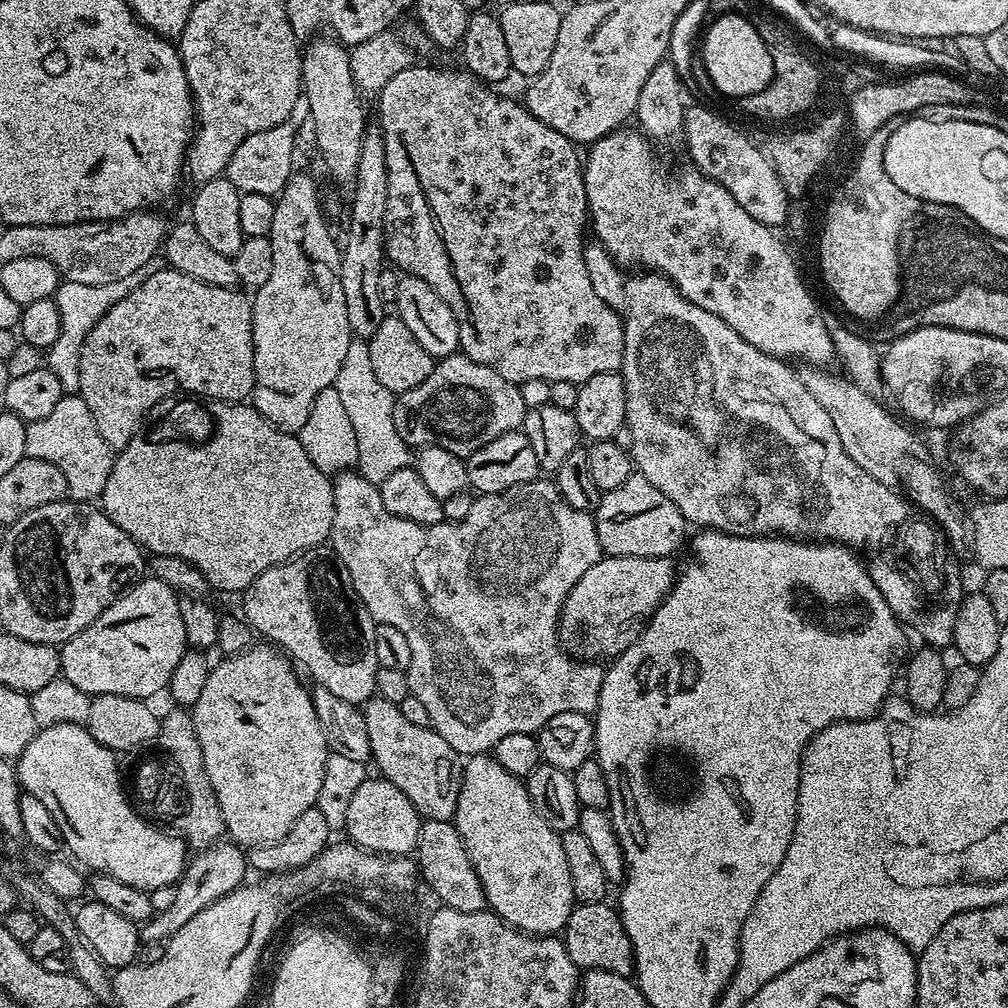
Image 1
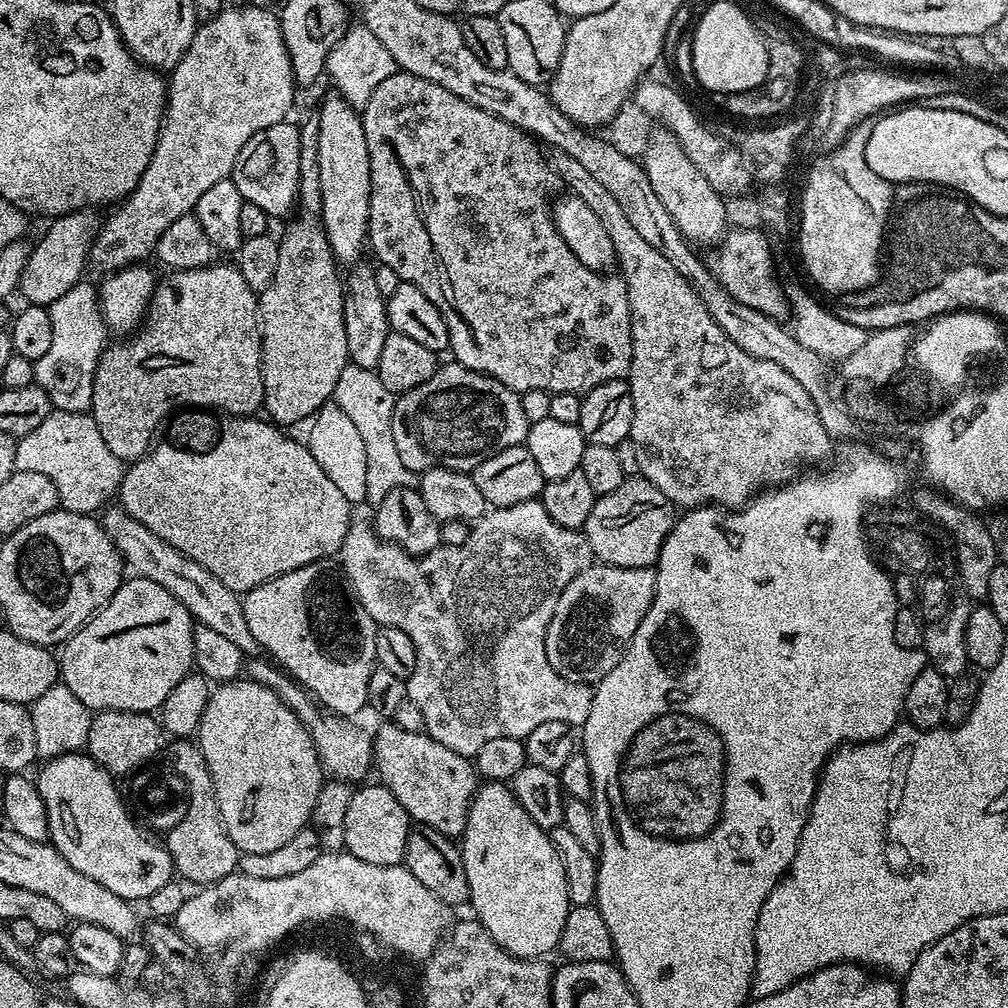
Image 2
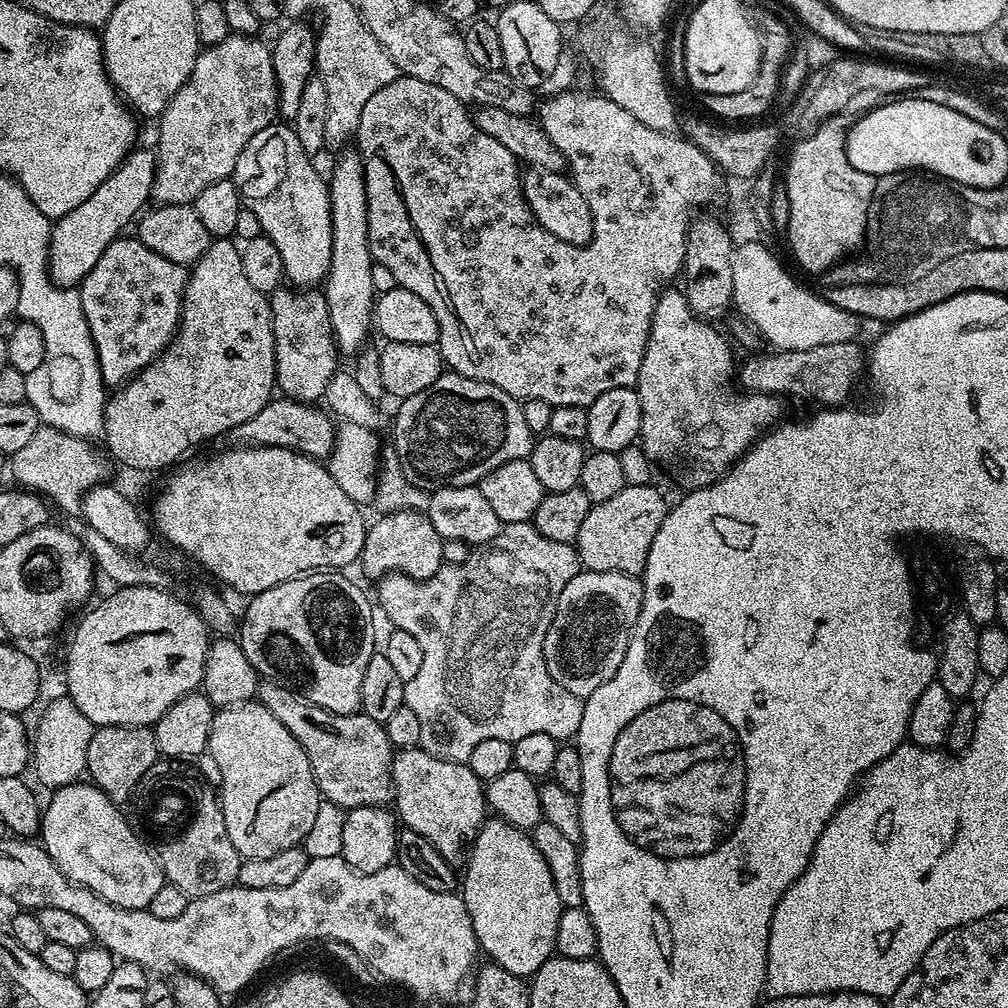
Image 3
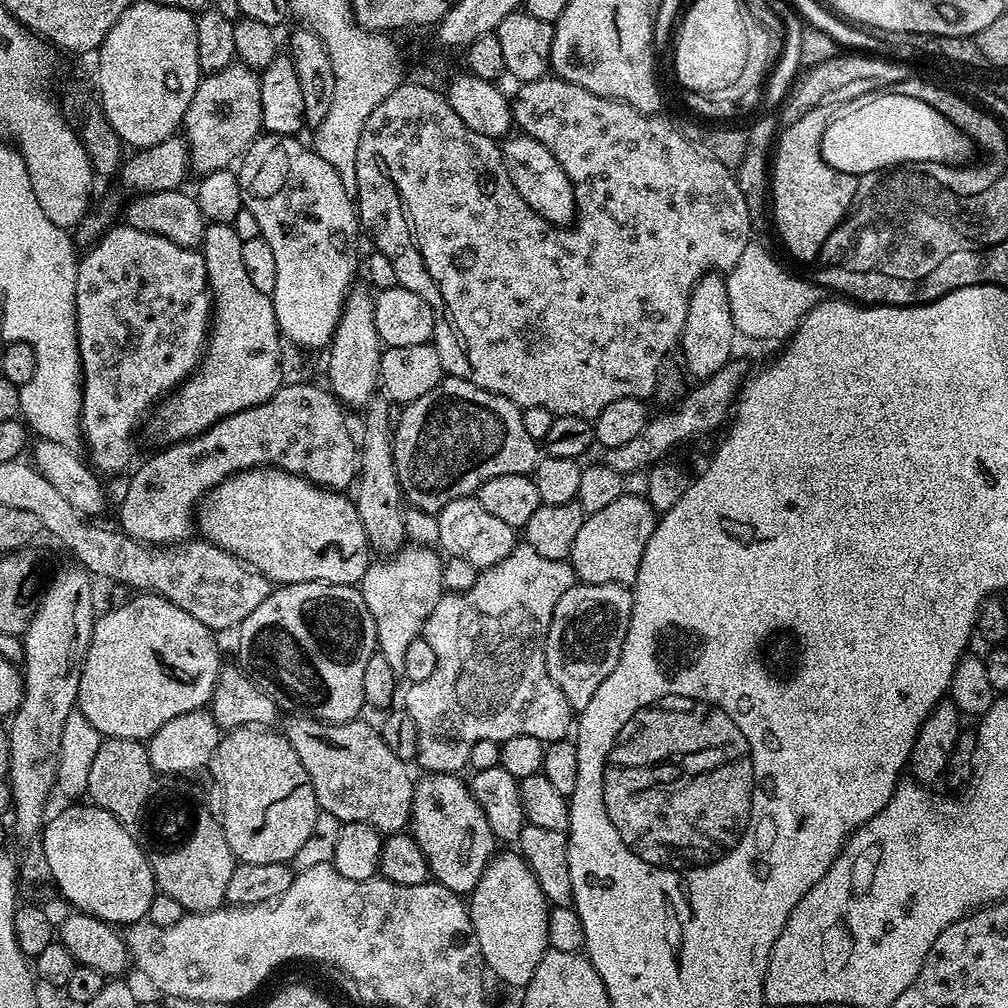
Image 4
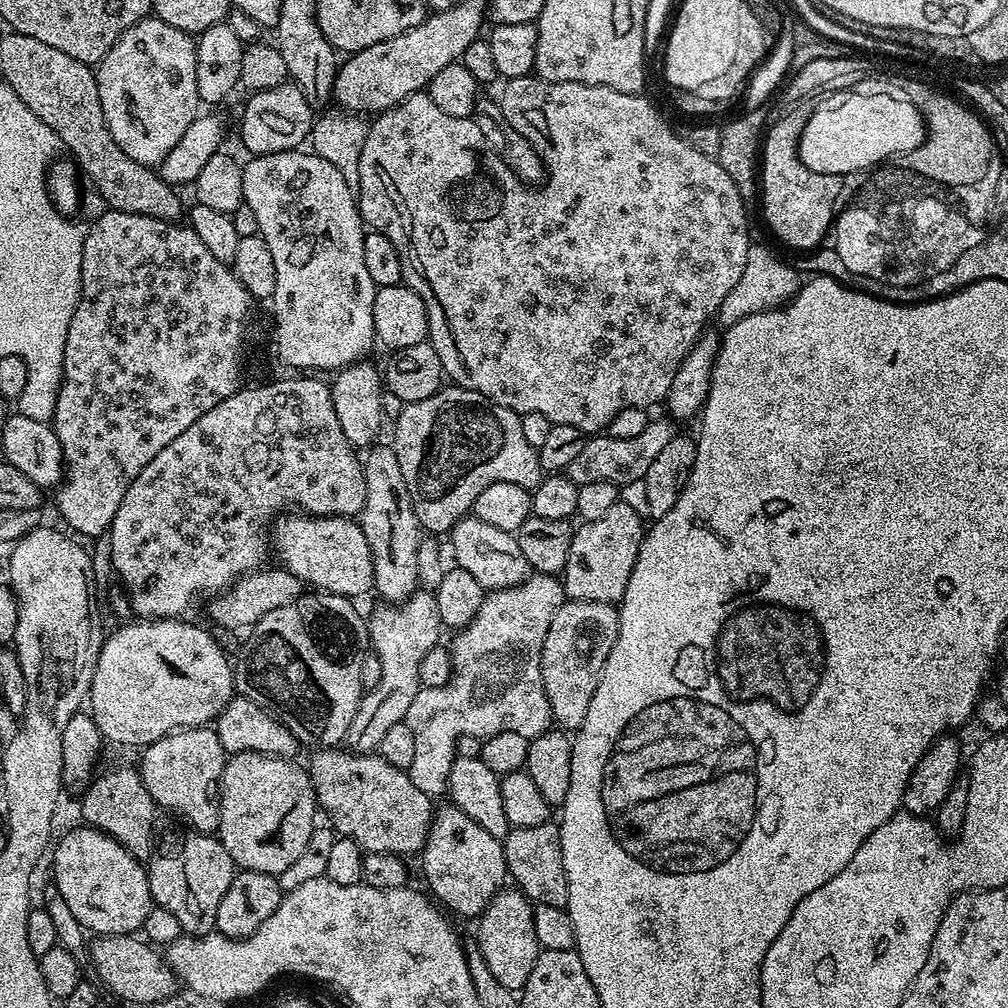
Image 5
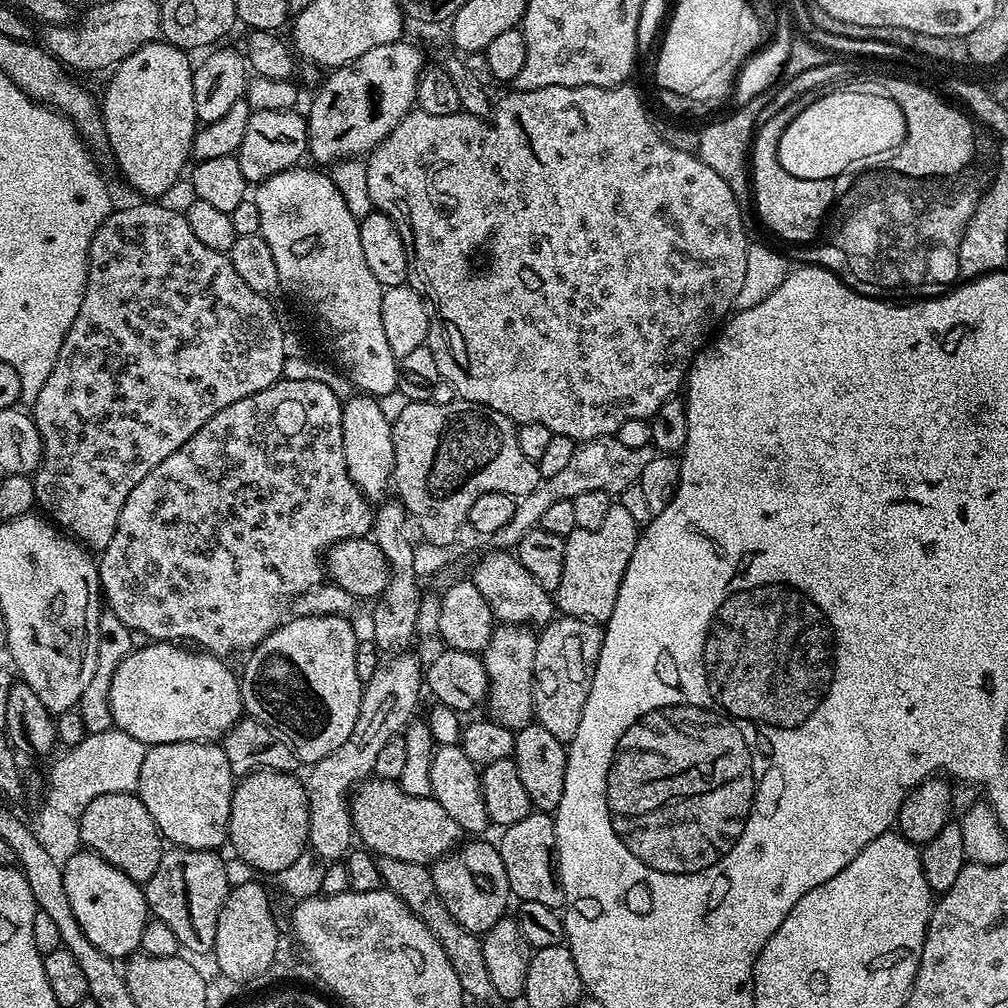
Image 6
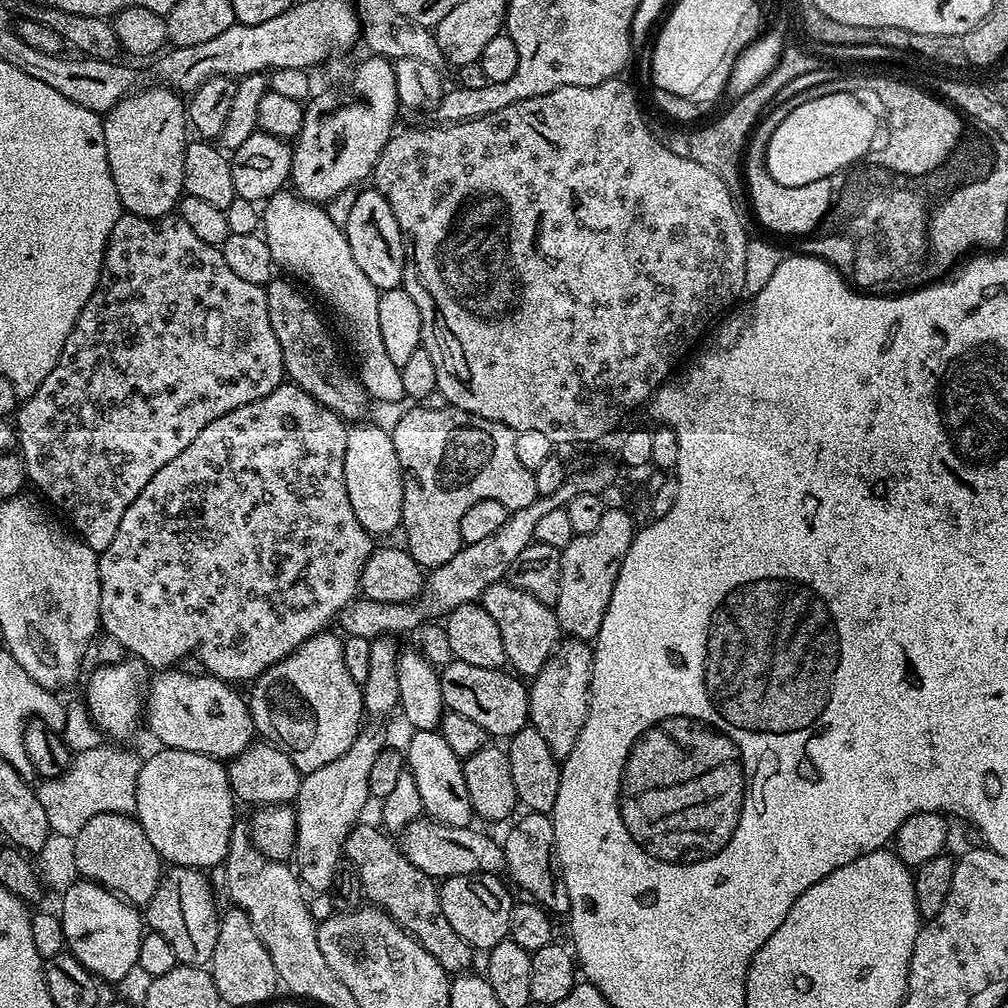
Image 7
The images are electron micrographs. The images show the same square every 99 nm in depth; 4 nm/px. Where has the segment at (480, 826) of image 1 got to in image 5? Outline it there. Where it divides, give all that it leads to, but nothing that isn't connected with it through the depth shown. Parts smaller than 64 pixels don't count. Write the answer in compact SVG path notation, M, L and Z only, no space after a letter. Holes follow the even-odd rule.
M508 886L496 893L478 917L477 924L480 925L476 928L475 947L480 949L482 958L486 958L486 966L490 966L494 979L515 993L526 986L526 978L530 978L530 970L534 970L534 962L542 951L534 934L533 907L532 901L524 897L519 888Z

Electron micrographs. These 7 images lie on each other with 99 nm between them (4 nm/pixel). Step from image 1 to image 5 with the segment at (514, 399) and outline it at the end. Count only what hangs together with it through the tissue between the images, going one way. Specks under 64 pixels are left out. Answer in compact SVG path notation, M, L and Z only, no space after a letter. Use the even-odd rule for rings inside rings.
M444 386L430 398L422 398L422 402L404 404L400 409L399 416L395 417L394 424L396 424L394 447L398 454L398 466L402 466L402 478L406 478L406 490L410 490L414 514L418 518L420 527L425 533L451 533L452 527L454 527L459 520L464 519L465 516L471 513L472 507L474 506L474 498L478 498L478 494L482 494L482 490L486 490L486 486L494 486L494 482L514 482L514 486L522 486L529 490L535 490L546 475L544 469L540 467L540 454L538 449L530 446L530 442L526 442L526 437L522 434L520 416L506 406L498 406L490 398L486 398L480 392L475 392L472 388Z

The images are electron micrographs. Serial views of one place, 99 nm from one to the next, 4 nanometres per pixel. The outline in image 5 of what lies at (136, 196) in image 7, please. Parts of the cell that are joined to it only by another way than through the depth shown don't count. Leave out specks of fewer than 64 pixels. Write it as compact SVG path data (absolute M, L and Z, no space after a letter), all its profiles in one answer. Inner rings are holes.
M149 14L140 20L134 26L130 26L119 36L114 42L114 46L100 59L99 64L95 65L96 81L98 82L98 98L102 102L102 114L106 118L106 126L110 130L110 134L114 138L114 142L118 142L118 146L127 154L131 160L145 166L158 166L166 158L166 154L170 154L170 150L174 150L174 146L178 146L178 142L182 138L182 134L186 134L186 126L190 126L190 122L194 122L198 115L198 109L201 107L202 101L198 94L198 86L196 85L196 40L187 32L175 29L170 26L169 22L164 22L155 14Z

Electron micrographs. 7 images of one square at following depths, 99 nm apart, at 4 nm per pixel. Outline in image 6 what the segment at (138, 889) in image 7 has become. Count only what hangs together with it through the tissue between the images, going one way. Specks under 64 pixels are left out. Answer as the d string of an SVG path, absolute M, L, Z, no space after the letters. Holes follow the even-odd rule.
M130 792L102 794L86 806L78 821L80 844L122 870L122 874L134 883L144 885L153 876L154 870L158 870L158 862L165 851L162 837L154 818L150 818L150 810L146 810L139 795Z

